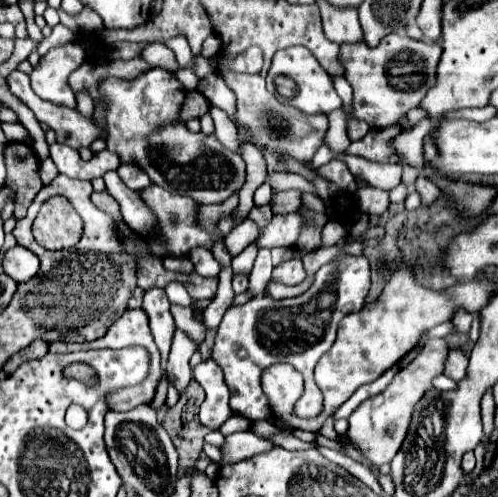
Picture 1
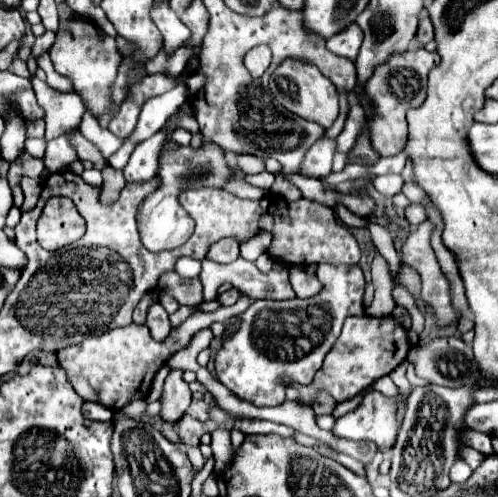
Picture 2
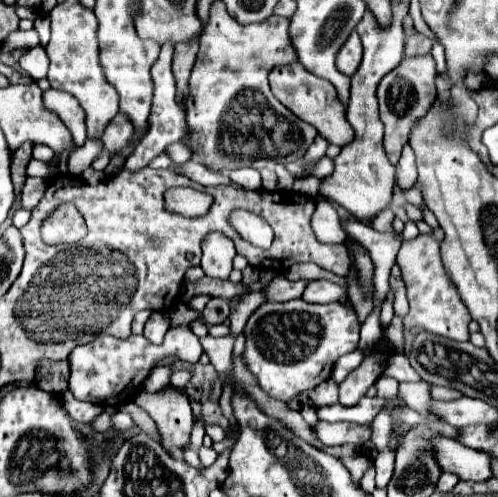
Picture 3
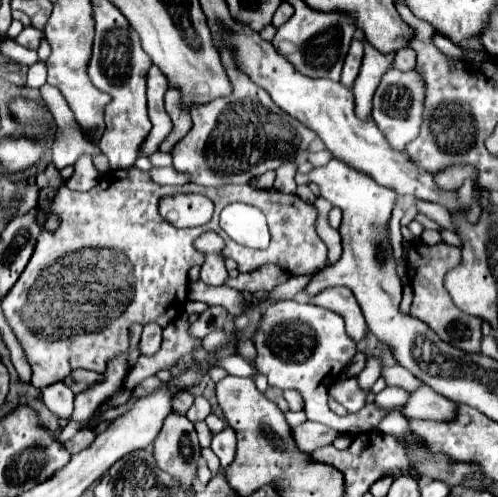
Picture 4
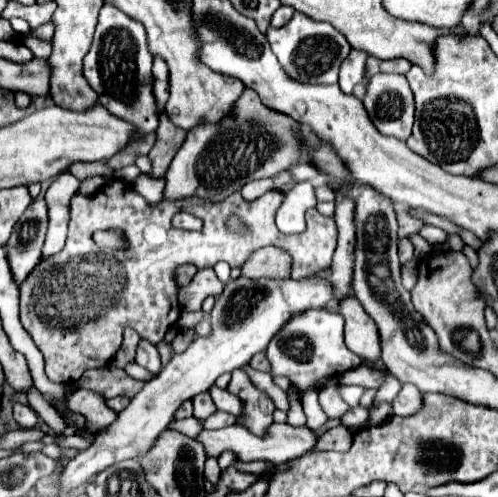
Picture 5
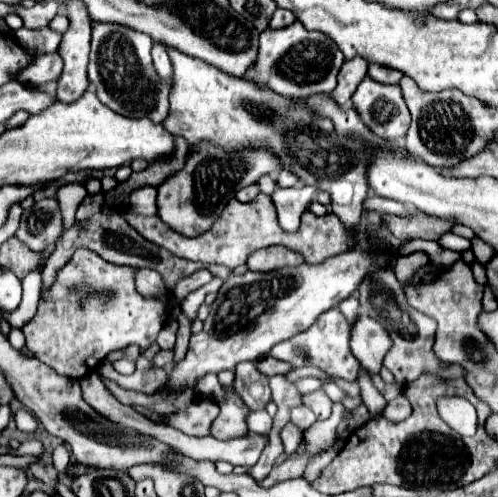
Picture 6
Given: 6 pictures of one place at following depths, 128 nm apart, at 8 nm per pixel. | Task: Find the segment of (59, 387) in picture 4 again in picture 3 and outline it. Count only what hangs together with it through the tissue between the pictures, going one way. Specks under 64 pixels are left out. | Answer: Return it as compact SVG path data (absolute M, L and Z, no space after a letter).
M68 390L62 392L60 398L62 398L62 402L66 404L68 414L70 414L78 424L90 426L90 424L104 412L104 408L98 406L98 404L94 404L94 402L80 402L80 400L76 400Z

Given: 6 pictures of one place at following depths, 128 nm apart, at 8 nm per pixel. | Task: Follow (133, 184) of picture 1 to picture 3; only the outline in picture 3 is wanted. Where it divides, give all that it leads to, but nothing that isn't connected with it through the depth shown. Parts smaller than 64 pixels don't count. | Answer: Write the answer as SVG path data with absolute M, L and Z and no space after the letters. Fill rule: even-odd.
M164 42L162 50L160 50L160 58L152 66L152 80L154 80L154 100L152 102L154 102L154 106L152 106L152 114L150 114L150 130L148 130L148 136L144 136L144 140L140 142L140 146L136 146L136 150L126 158L124 168L128 168L128 170L142 170L144 166L148 166L148 162L152 158L156 158L160 152L164 152L168 144L184 142L192 136L190 128L186 124L186 112L174 100L176 82L174 82L174 72L172 72L172 54L174 54L174 44ZM248 167L237 169L237 174L232 175L231 180L247 190L258 190L262 187L260 173Z

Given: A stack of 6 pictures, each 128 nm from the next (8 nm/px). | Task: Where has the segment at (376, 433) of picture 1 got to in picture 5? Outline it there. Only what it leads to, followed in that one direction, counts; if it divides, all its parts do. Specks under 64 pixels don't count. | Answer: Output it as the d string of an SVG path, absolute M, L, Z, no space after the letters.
M272 424L272 428L268 430L268 434L264 438L254 436L252 432L248 432L244 426L228 426L228 428L220 428L220 430L202 430L198 440L204 444L206 454L210 456L220 456L220 452L224 450L232 450L236 454L236 460L242 462L252 462L252 460L268 460L272 464L282 464L286 460L298 458L302 454L306 454L308 450L312 450L318 442L318 434L308 428L308 426L290 426L290 424Z

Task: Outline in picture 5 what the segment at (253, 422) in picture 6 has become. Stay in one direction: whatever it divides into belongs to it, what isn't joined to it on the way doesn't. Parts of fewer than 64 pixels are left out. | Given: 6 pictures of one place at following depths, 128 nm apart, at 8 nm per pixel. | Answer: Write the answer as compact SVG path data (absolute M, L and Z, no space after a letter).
M212 386L210 388L210 396L212 396L212 400L214 400L214 404L216 404L218 410L226 410L226 412L236 414L236 416L240 414L242 404L240 404L240 400L234 394L228 394L226 390L220 390L220 388Z

